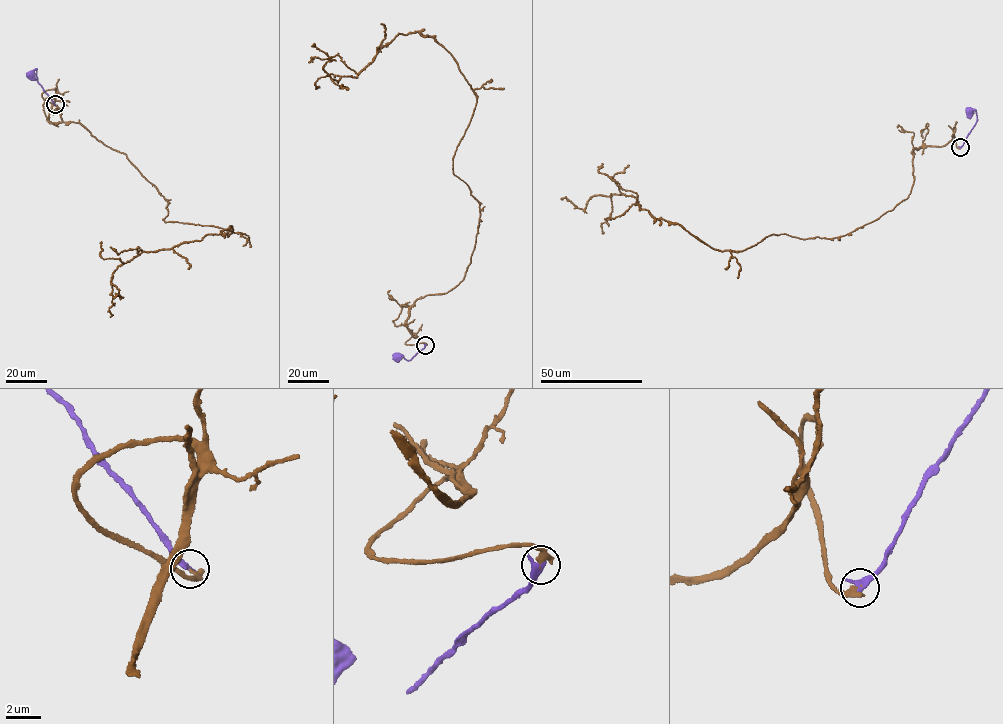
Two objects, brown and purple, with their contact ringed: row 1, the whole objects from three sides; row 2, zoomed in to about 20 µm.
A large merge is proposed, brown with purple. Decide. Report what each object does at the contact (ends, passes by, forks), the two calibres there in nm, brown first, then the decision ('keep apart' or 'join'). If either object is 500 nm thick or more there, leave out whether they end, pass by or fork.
brown ends | purple ends | 300/360 nm | join

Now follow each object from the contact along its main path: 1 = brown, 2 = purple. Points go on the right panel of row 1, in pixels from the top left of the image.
1: (960, 147), (954, 127), (914, 149), (907, 198), (849, 233), (741, 251), (637, 196), (561, 198)
2: (960, 147), (977, 120), (975, 110), (969, 111)

